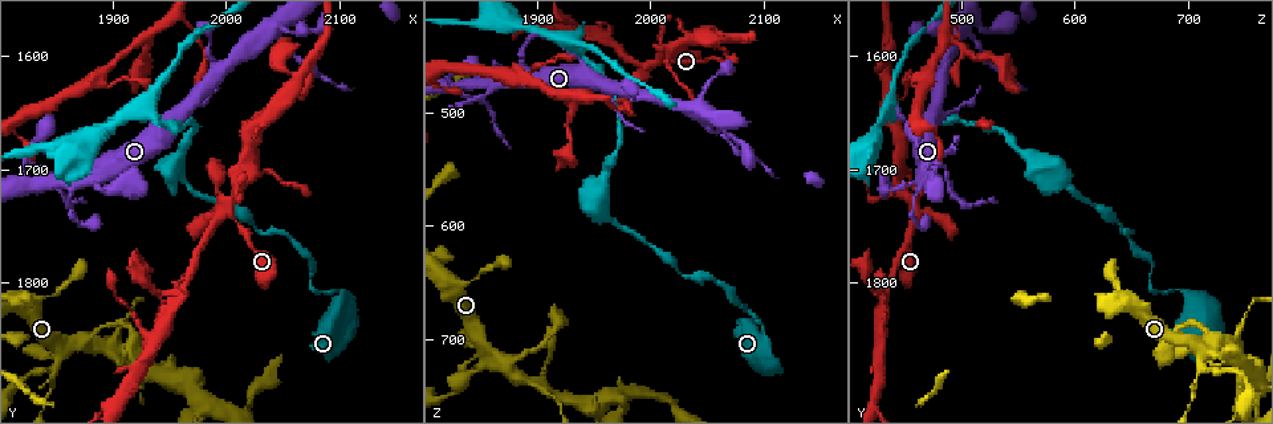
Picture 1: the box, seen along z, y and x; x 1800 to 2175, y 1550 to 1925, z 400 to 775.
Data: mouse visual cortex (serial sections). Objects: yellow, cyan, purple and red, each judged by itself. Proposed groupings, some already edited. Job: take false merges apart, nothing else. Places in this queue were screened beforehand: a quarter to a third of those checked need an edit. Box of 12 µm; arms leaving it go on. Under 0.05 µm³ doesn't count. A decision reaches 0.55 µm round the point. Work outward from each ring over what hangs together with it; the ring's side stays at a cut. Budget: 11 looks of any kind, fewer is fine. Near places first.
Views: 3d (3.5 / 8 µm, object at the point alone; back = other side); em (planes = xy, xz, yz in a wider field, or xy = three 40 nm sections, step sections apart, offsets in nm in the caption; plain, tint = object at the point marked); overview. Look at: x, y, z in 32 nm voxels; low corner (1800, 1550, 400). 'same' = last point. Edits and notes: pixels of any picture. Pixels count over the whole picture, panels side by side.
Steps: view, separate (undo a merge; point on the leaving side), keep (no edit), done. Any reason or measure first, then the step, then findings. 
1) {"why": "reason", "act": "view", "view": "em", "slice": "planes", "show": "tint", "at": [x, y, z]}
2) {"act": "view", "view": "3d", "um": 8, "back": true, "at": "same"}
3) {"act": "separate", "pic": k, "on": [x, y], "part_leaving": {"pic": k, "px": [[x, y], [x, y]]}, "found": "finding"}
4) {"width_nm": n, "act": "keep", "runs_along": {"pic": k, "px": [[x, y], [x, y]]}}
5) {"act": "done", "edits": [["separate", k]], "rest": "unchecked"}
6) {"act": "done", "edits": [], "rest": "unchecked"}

{"act": "view", "view": "3d", "um": 8, "at": [1824, 1710, 474]}

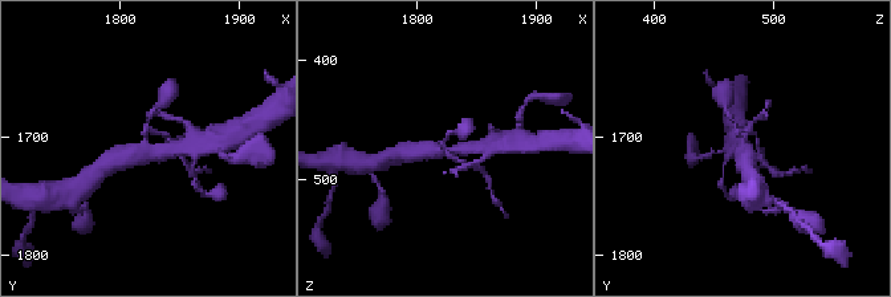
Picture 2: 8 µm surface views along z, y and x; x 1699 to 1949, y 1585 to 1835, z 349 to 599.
{"act": "view", "view": "em", "slice": "planes", "show": "tint", "at": [1826, 1710, 476]}

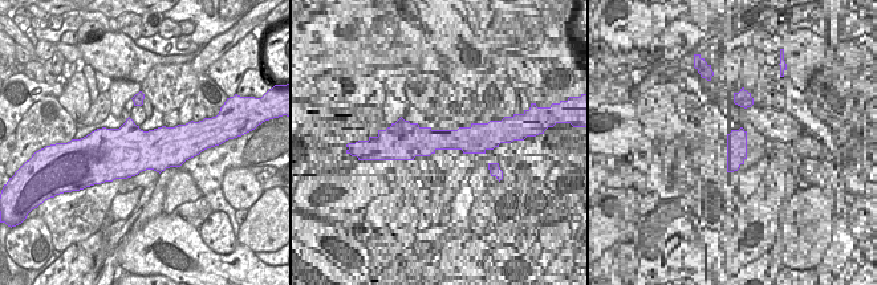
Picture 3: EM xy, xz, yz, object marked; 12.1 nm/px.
{"act": "separate", "pic": 2, "on": [166, 135], "part_leaving": {"pic": 2, "px": [[741, 130], [753, 131], [764, 161]]}, "found": "two cells meet here"}

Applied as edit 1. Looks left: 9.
{"act": "view", "view": "3d", "um": 8, "at": [2076, 1798, 666]}

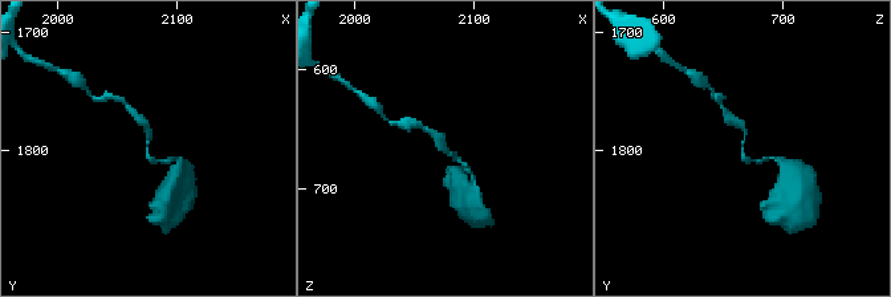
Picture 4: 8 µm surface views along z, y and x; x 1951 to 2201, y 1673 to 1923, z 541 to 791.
{"act": "view", "view": "3d", "um": 3.5, "at": [2076, 1800, 664]}

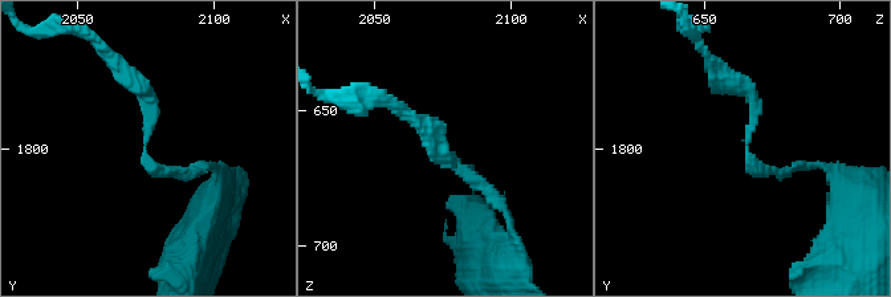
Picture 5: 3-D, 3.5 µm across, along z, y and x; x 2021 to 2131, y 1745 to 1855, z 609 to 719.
{"why": "now the EM", "act": "view", "view": "em", "slice": "xy", "step": 1, "show": "tint", "at": [2074, 1798, 666]}

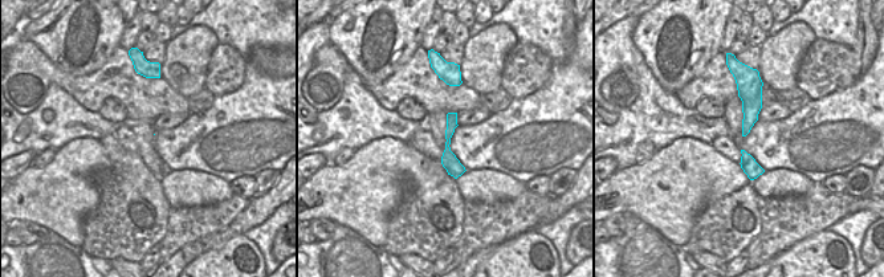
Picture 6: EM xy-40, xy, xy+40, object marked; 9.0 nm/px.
{"act": "keep", "runs_along": {"pic": 6, "px": [[451, 115], [447, 155], [457, 172]]}, "found": "one cell here"}

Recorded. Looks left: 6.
{"why": "sharp bend", "act": "view", "view": "3d", "um": 3.5, "at": [1930, 1646, 440]}

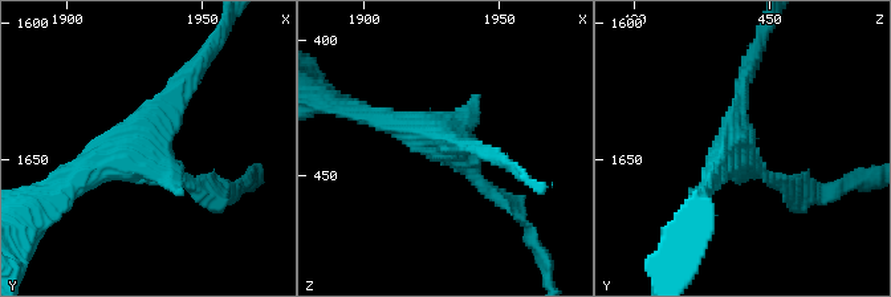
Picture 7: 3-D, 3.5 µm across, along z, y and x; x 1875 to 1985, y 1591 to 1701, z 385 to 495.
{"act": "view", "view": "em", "slice": "xy", "step": 3, "show": "tint", "at": [1929, 1647, 439]}

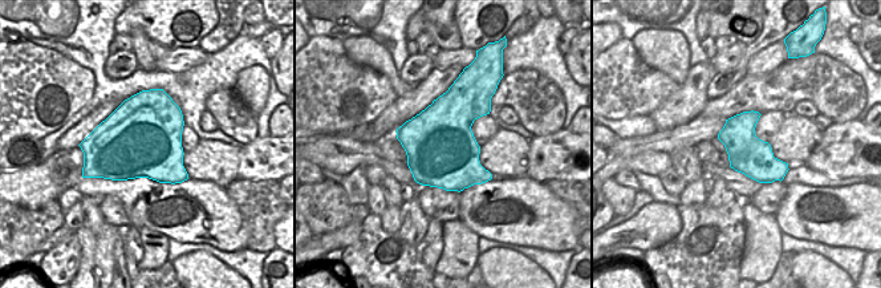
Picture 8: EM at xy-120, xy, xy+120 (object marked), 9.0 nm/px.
{"act": "keep", "runs_along": {"pic": 7, "px": [[497, 198], [432, 133], [367, 116]]}, "found": "one cell here"}

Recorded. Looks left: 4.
{"why": "abrupt turn", "act": "view", "view": "3d", "um": 3.5, "at": [1986, 1578, 486]}

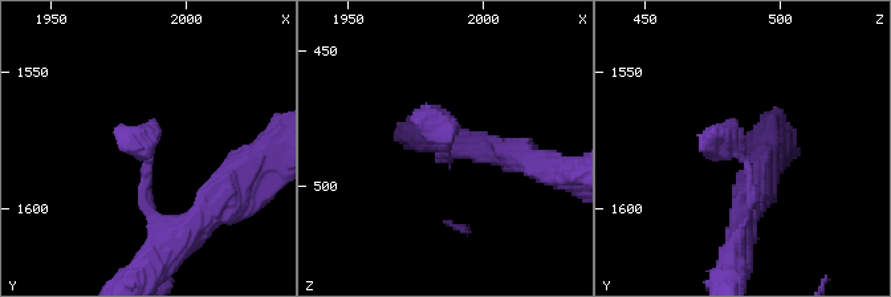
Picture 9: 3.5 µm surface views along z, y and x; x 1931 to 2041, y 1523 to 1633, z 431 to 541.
{"act": "view", "view": "em", "slice": "xy", "step": 5, "show": "tint", "at": [1984, 1578, 484]}

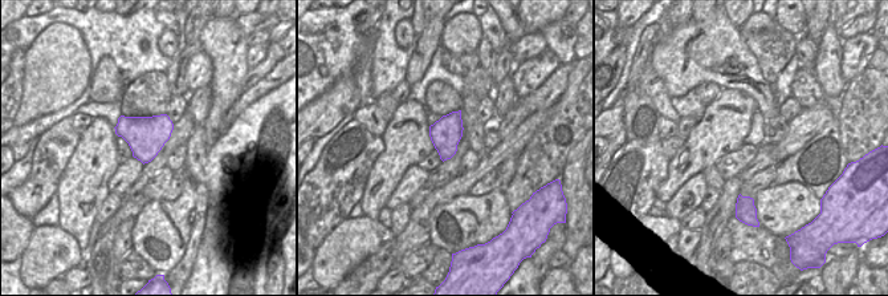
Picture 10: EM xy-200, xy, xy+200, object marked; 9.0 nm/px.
{"width_nm": 280, "act": "keep", "runs_along": {"pic": 9, "px": [[162, 224], [142, 200], [142, 139], [122, 147]]}, "found": "all the same cell"}

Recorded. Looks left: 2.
{"why": "narrows sharply", "act": "view", "view": "3d", "um": 3.5, "at": [1844, 1876, 720]}

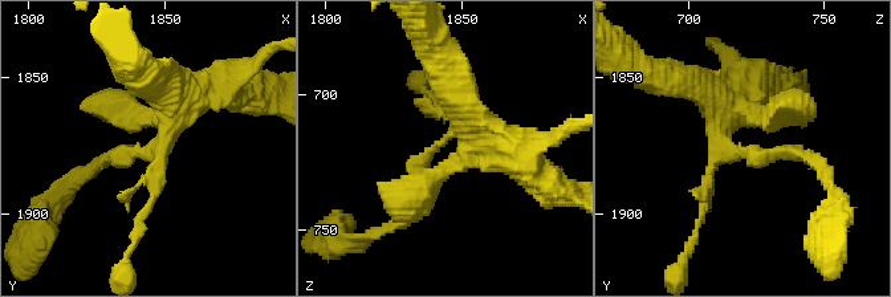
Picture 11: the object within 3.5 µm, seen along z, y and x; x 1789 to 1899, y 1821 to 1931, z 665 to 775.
{"act": "keep", "runs_along": {"pic": 11, "px": [[475, 122], [418, 163], [405, 218]]}, "found": "one cell here"}

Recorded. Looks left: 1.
{"act": "done", "edits": [["separate", 2]], "rest": "unchecked"}

